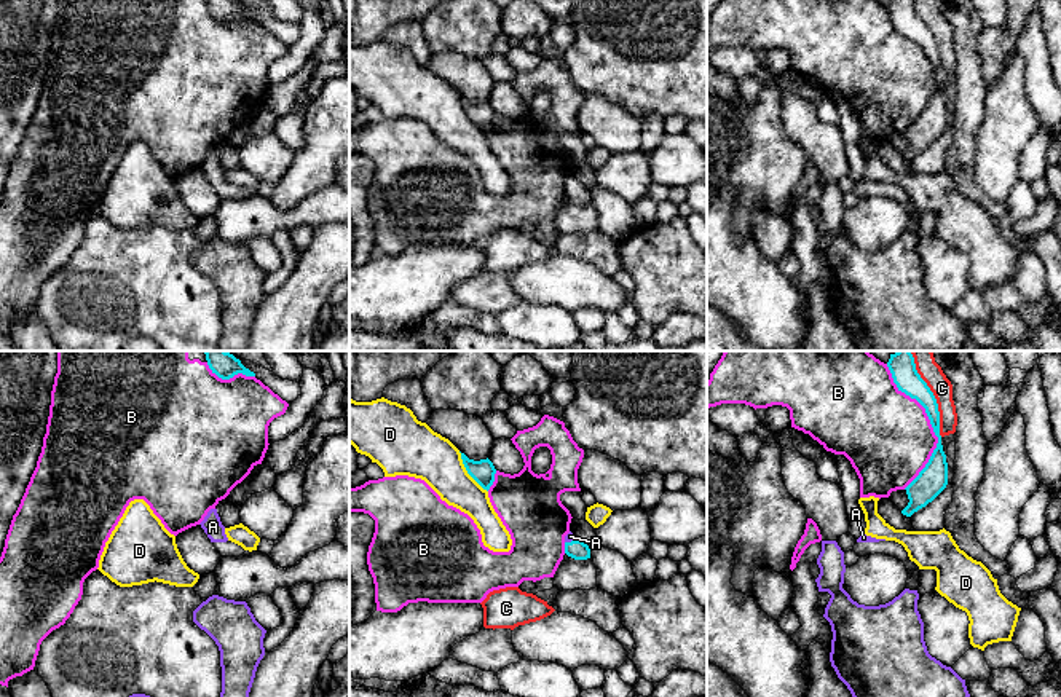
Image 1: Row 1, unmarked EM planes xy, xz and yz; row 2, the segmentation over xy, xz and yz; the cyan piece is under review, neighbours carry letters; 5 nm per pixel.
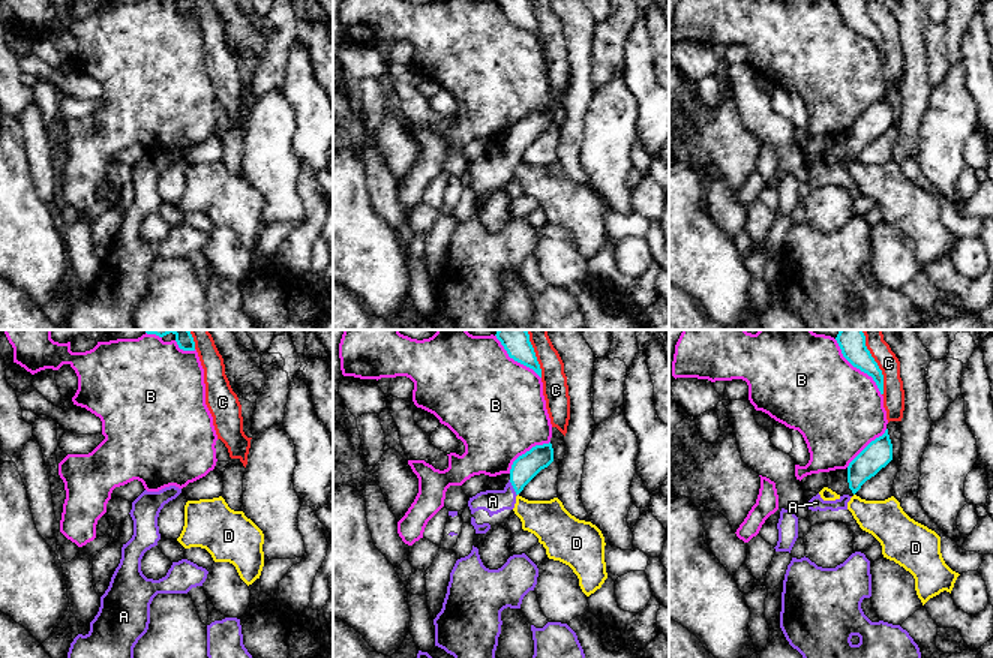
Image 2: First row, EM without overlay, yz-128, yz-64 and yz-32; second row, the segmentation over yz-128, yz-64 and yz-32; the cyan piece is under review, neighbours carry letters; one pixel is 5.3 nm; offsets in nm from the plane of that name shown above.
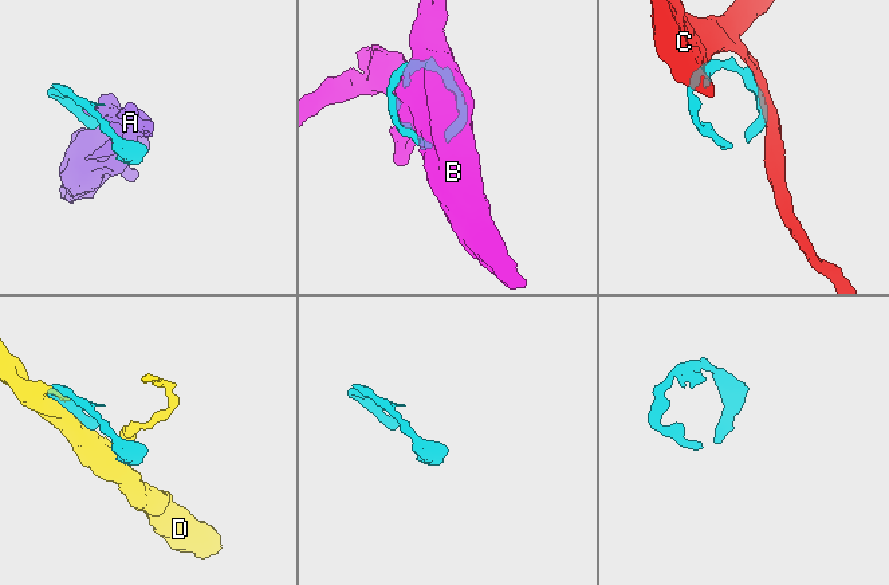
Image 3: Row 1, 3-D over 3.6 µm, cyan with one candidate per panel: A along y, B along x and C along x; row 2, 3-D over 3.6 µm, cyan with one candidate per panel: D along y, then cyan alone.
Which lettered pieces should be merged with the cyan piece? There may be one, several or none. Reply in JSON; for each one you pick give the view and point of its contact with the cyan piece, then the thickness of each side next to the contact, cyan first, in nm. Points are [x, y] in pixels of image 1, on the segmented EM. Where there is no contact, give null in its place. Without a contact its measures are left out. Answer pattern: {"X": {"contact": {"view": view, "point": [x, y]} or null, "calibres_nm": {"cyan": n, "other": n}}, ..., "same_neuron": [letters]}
{"A": {"contact": {"view": "xz", "point": [571, 541]}, "calibres_nm": {"cyan": 100, "other": 50}}, "same_neuron": ["A"]}

